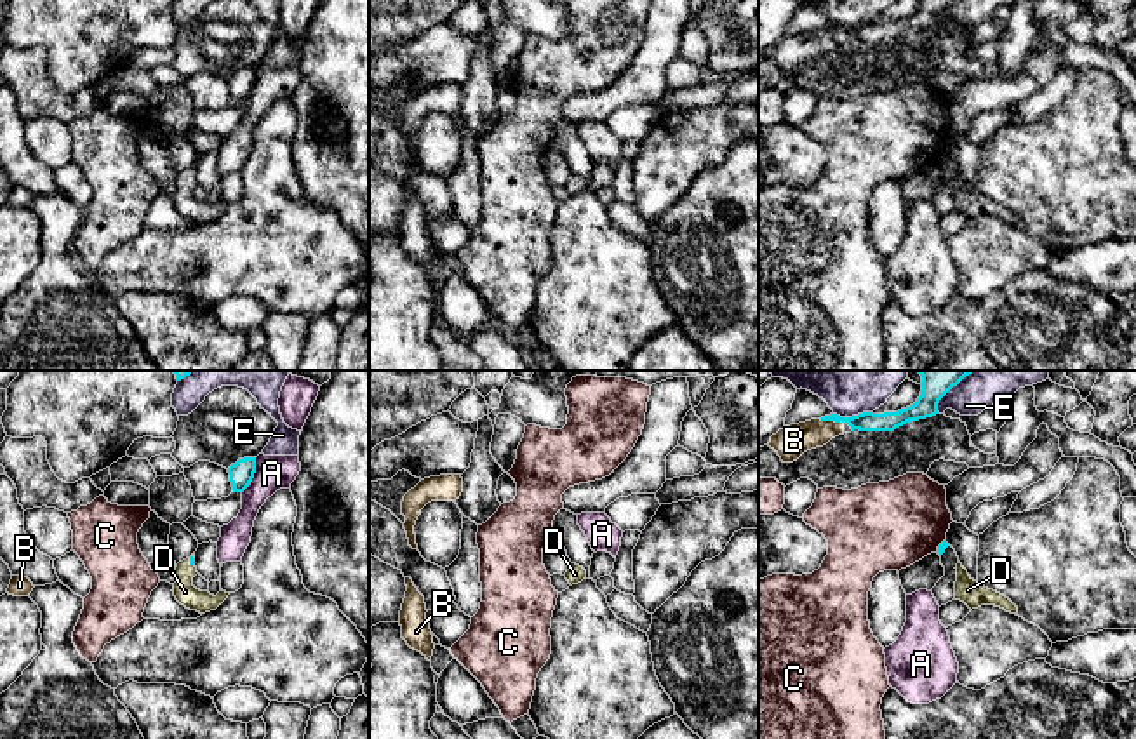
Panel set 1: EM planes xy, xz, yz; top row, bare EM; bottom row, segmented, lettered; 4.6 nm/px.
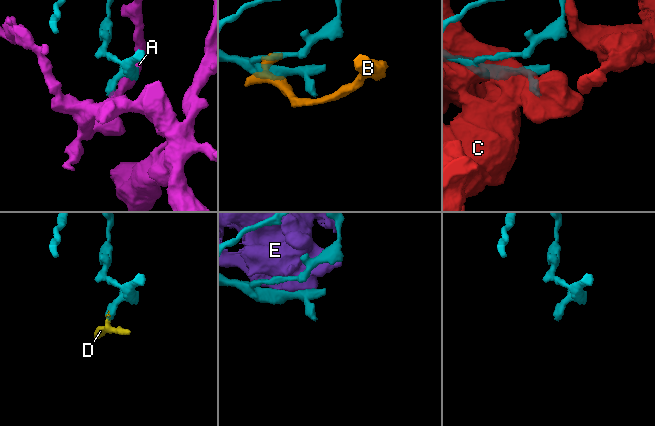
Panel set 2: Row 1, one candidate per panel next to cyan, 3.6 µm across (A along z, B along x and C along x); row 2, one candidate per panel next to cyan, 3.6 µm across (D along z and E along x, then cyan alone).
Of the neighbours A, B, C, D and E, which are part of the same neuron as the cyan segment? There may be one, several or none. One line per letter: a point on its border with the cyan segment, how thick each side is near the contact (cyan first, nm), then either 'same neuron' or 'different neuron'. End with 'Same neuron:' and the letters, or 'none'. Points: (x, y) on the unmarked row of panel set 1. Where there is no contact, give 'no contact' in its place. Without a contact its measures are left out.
A: xy (253, 86) | 110/160 nm | different neuron
B: yz (832, 30) | 90/150 nm | different neuron
C: yz (940, 155) | 40/420 nm | different neuron
D: xy (190, 171) | 30/100 nm | same neuron
E: yz (853, 26) | 90/130 nm | different neuron
Same neuron: D

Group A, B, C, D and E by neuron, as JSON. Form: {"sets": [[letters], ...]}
{"sets": [["A"], ["B"], ["C"], ["D"], ["E"]]}

